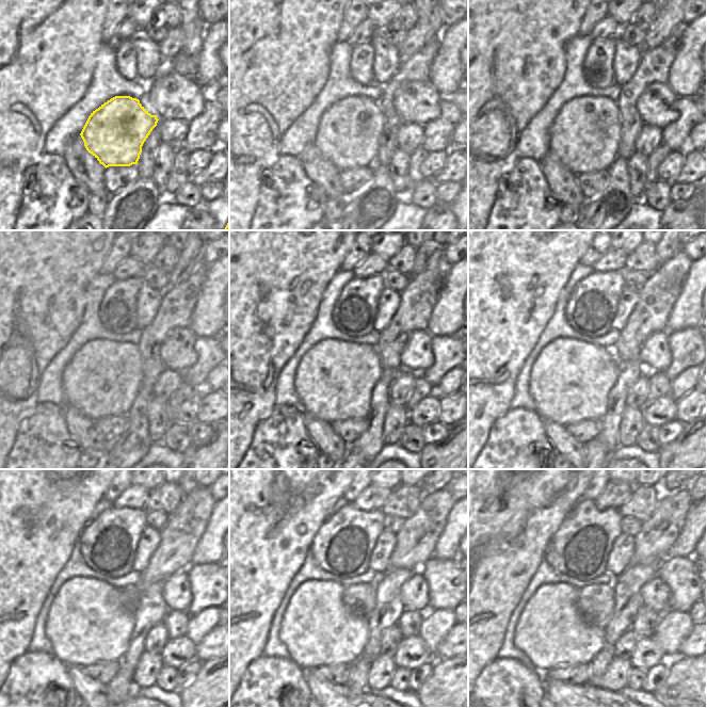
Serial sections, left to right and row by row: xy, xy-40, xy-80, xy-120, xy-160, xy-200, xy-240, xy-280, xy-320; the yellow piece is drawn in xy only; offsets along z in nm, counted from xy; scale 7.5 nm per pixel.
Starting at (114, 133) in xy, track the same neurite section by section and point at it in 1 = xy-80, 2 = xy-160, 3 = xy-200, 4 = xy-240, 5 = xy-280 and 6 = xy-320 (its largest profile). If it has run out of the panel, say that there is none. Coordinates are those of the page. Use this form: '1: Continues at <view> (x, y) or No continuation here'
1: Continues at xy-80 (584, 135)
2: Continues at xy-160 (334, 381)
3: Continues at xy-200 (569, 381)
4: Continues at xy-240 (90, 622)
5: Continues at xy-280 (318, 630)
6: Continues at xy-320 (551, 632).

